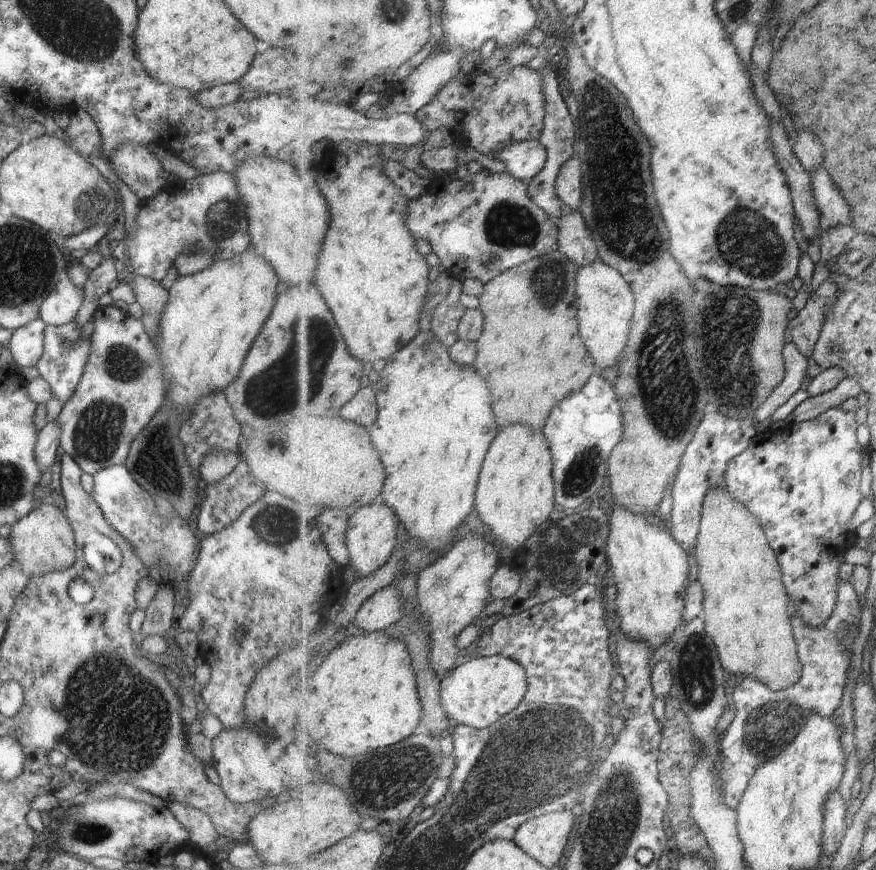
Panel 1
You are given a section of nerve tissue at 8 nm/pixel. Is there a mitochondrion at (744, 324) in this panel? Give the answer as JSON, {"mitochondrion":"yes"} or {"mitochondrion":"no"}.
{"mitochondrion":"yes"}

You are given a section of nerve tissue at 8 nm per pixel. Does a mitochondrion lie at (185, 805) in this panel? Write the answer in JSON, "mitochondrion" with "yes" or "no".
{"mitochondrion":"no"}

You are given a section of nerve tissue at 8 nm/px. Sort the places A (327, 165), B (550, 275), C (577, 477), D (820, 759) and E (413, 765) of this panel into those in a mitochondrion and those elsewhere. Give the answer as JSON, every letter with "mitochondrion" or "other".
{"A":"other","B":"mitochondrion","C":"mitochondrion","D":"mitochondrion","E":"mitochondrion"}

